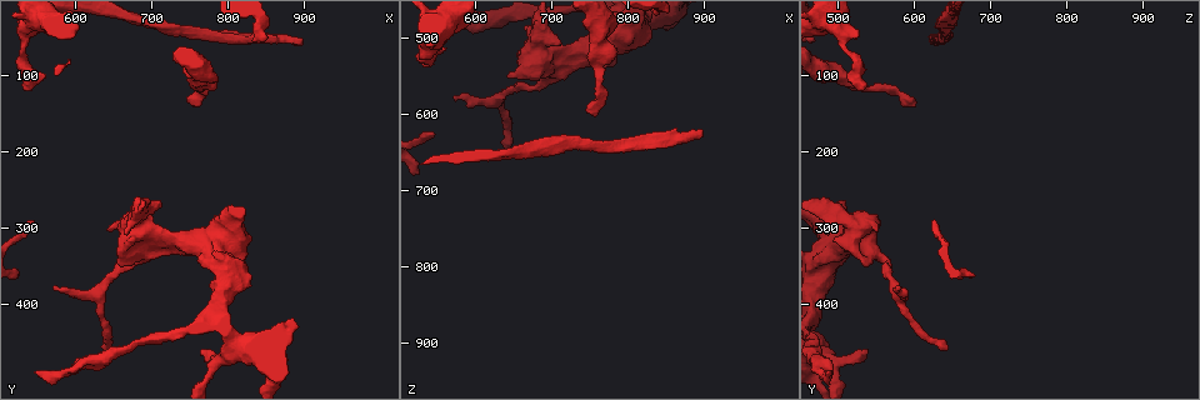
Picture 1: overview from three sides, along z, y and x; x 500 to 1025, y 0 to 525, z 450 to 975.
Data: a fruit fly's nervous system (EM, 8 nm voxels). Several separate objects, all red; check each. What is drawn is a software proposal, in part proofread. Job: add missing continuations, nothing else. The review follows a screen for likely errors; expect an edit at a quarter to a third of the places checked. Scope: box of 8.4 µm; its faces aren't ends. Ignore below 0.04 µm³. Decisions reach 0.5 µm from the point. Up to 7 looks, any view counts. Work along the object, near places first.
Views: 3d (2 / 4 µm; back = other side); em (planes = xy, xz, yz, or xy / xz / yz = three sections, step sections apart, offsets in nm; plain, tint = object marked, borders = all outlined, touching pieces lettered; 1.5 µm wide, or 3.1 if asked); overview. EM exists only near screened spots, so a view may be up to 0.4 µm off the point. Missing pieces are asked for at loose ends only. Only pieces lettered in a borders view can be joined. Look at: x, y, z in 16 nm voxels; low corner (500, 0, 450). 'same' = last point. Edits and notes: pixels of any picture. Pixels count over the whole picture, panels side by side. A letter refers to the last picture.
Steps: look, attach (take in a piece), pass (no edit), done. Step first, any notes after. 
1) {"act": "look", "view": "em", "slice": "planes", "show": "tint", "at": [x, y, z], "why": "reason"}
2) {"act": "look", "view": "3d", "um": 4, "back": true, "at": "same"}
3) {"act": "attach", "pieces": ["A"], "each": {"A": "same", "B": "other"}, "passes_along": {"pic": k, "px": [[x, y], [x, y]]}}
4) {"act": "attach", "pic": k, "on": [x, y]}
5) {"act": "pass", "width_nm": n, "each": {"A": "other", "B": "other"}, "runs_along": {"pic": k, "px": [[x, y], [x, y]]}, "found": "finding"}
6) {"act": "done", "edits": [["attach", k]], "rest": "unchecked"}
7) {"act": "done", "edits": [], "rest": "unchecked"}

{"act": "look", "view": "em", "slice": "planes", "show": "borders", "at": [545, 490, 495], "why": "long arm stops here"}

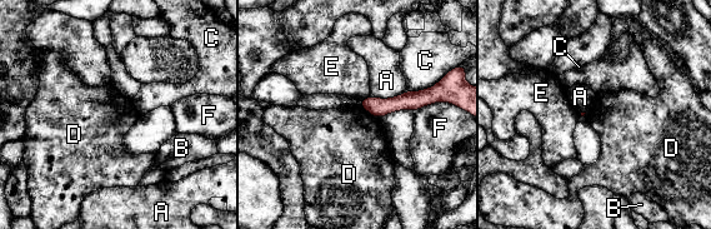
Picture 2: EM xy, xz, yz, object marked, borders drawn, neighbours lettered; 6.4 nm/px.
{"act": "pass", "each": {"A": "other", "B": "other", "C": "other", "D": "other", "E": "other", "F": "other"}, "runs_along": {"pic": 2, "px": [[427, 99], [395, 104], [362, 103]]}, "found": "none of them fits"}

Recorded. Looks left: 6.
{"act": "look", "view": "em", "slice": "planes", "show": "borders", "at": [640, 455, 645]}

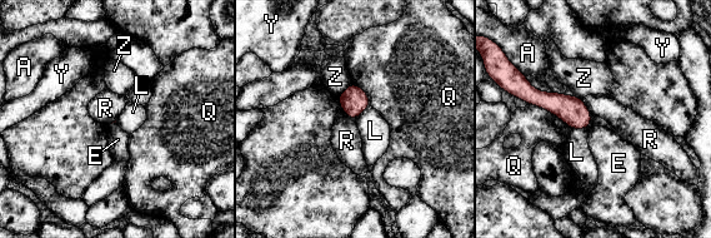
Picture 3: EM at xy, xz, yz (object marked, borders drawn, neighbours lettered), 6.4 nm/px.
{"act": "pass", "each": {"A": "other", "E": "other", "L": "other", "Q": "other", "R": "other", "Y": "other", "Z": "other"}, "border": {"pic": 3, "px": [[581, 99], [591, 113]]}, "found": "none of them fits"}

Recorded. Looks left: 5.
{"act": "look", "view": "em", "slice": "planes", "show": "borders", "at": [900, 55, 630], "why": "branch stops here"}

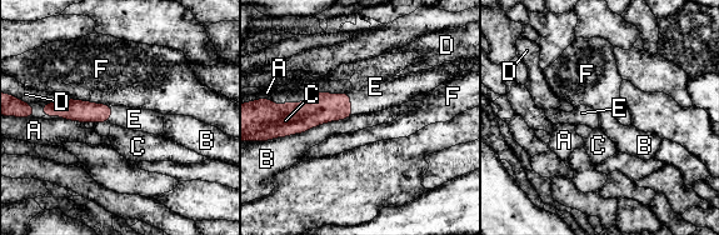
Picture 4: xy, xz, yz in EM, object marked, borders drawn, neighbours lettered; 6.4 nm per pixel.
{"act": "attach", "pieces": ["E"], "width_nm": 130, "each": {"A": "other", "B": "other", "C": "other", "D": "other", "E": "same", "F": "other"}, "found": "it goes on there"}

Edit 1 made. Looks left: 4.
{"act": "done", "edits": [["attach", 4]], "rest": "unchecked"}

